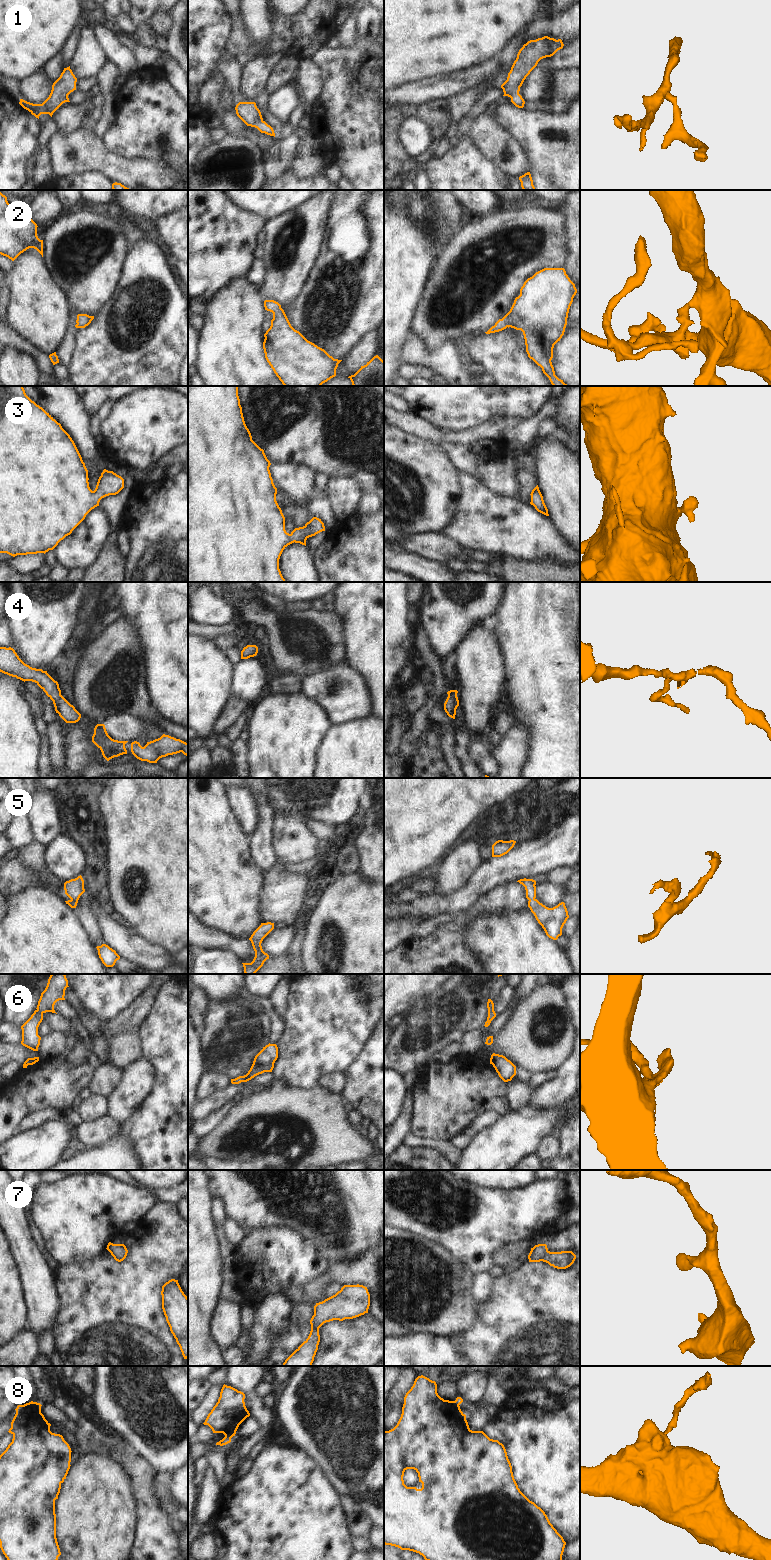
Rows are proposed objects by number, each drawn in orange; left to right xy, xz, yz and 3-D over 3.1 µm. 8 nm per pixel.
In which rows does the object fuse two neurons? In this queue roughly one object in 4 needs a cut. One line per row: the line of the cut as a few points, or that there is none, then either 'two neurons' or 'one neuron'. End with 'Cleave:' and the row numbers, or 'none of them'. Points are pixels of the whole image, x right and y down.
1: no cut | one neuron
2: no cut | one neuron
3: no cut | one neuron
4: no cut | one neuron
5: no cut | one neuron
6: no cut | one neuron
7: no cut | one neuron
8: xz (225, 1436), (230, 1438) | two neurons
Cleave: 8

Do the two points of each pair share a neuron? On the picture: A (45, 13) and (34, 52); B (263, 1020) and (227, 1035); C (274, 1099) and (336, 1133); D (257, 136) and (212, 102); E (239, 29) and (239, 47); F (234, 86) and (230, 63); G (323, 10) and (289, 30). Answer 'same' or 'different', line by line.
A: same
B: same
C: same
D: different
E: same
F: same
G: same

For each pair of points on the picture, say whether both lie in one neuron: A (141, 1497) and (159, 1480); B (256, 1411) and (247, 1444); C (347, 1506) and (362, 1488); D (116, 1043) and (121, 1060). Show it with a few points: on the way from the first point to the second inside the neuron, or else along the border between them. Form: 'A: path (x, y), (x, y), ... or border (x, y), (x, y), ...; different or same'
A: border (156, 1473), (153, 1479), (153, 1493), (163, 1508); different
B: path (263, 1419), (263, 1429), (255, 1437); same
C: border (340, 1494), (349, 1496), (368, 1517); different
D: path (120, 1047), (121, 1056); same

